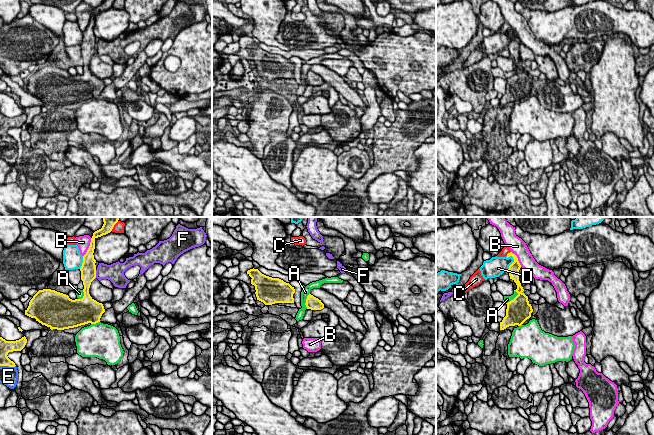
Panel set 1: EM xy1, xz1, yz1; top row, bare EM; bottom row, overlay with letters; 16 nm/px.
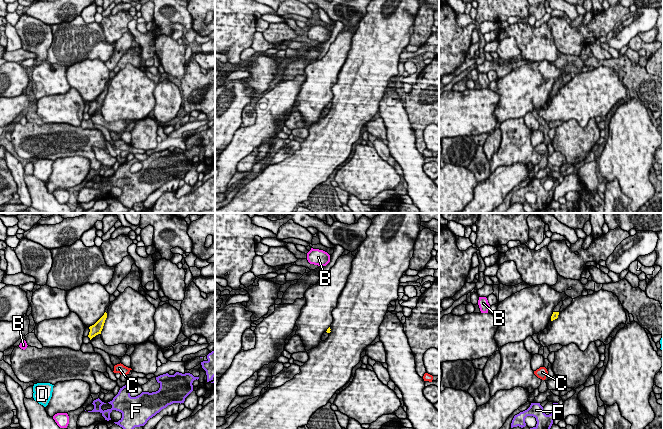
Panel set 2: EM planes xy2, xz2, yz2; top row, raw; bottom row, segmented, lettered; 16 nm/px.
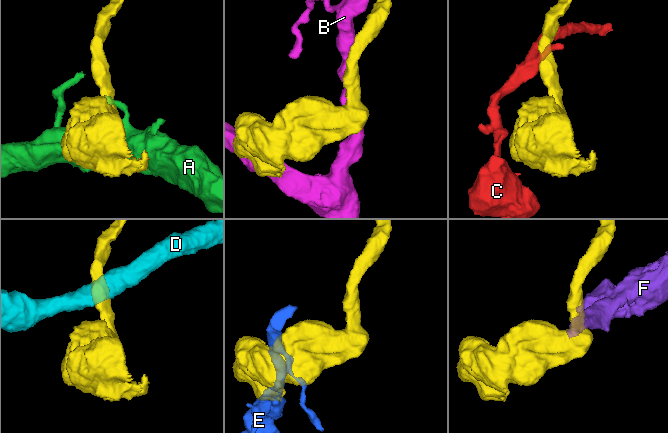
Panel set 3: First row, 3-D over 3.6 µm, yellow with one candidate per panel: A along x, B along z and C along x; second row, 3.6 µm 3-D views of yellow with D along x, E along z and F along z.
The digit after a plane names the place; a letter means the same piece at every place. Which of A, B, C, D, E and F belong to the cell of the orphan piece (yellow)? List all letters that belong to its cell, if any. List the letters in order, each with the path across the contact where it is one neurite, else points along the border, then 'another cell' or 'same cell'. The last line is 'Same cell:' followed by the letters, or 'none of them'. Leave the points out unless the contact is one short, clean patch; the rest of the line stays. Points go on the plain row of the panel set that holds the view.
A: another cell
B: another cell
C: another cell
D: border yz1 (511, 31), (513, 38), (507, 46); another cell
E: another cell
F: border xy1 (95, 46), (96, 53); another cell
Same cell: none of them

